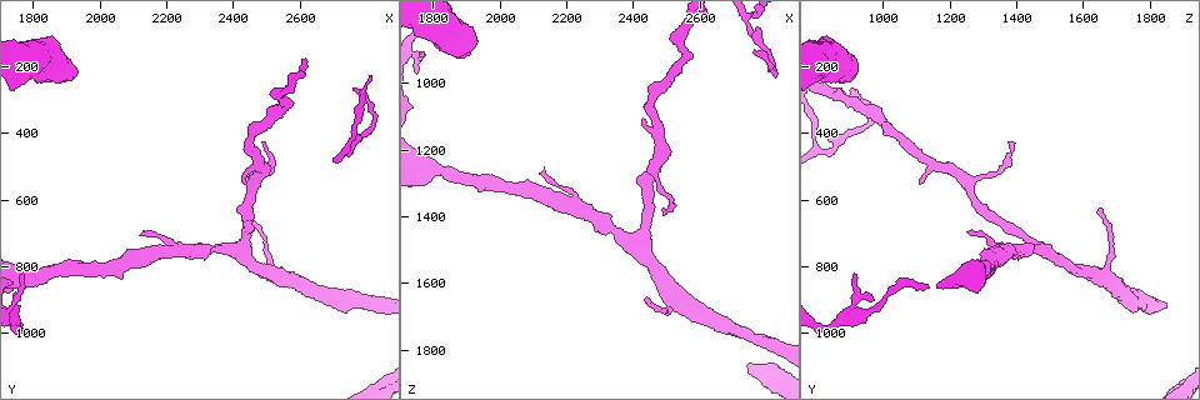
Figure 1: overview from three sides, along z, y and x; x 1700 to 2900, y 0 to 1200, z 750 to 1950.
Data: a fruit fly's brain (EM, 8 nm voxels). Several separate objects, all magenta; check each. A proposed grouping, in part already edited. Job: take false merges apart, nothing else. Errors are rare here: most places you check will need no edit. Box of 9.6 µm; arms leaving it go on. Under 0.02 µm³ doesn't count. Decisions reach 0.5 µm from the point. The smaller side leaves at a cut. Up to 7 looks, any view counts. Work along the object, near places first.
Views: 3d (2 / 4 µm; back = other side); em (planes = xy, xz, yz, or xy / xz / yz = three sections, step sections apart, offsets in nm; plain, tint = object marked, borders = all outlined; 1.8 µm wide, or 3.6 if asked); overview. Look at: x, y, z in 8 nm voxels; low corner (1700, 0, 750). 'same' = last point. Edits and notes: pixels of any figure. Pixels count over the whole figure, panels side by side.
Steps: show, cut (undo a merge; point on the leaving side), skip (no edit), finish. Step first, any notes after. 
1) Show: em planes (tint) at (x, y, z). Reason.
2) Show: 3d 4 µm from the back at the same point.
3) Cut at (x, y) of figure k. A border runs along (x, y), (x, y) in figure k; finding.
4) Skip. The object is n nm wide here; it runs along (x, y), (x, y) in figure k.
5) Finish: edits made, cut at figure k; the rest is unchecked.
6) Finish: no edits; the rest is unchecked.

Show: em 3.6 µm planes (tint) at (2410, 740, 1470). Sharp bend.

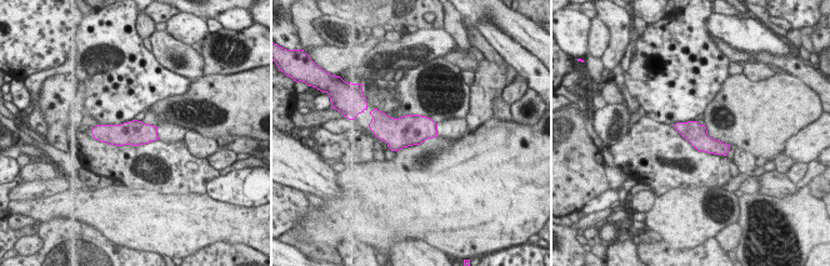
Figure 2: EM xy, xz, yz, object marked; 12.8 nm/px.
Skip. One neuron here.

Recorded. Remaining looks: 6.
Show: em planes (tint) at (2520, 820, 1640). Sharp bend.

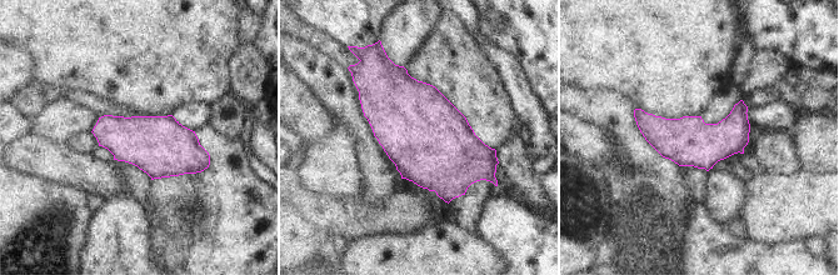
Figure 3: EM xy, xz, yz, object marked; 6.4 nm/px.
Skip. The object is 320 nm wide here; one neuron here.

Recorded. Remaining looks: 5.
Show: em 3.6 µm planes (tint) at (1890, 210, 870). Sudden change in width.

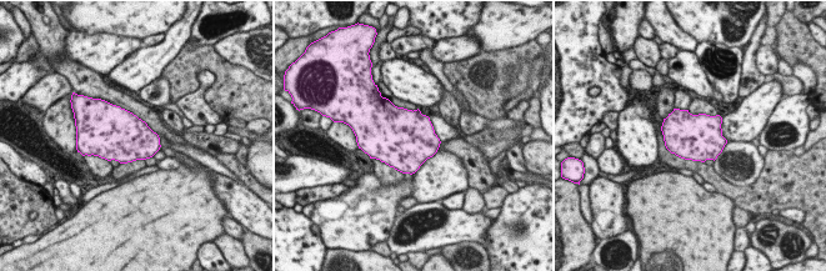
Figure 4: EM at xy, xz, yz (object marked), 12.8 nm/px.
Skip. All the same neuron.

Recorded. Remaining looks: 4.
Finish: no edits; the rest is unchecked.

